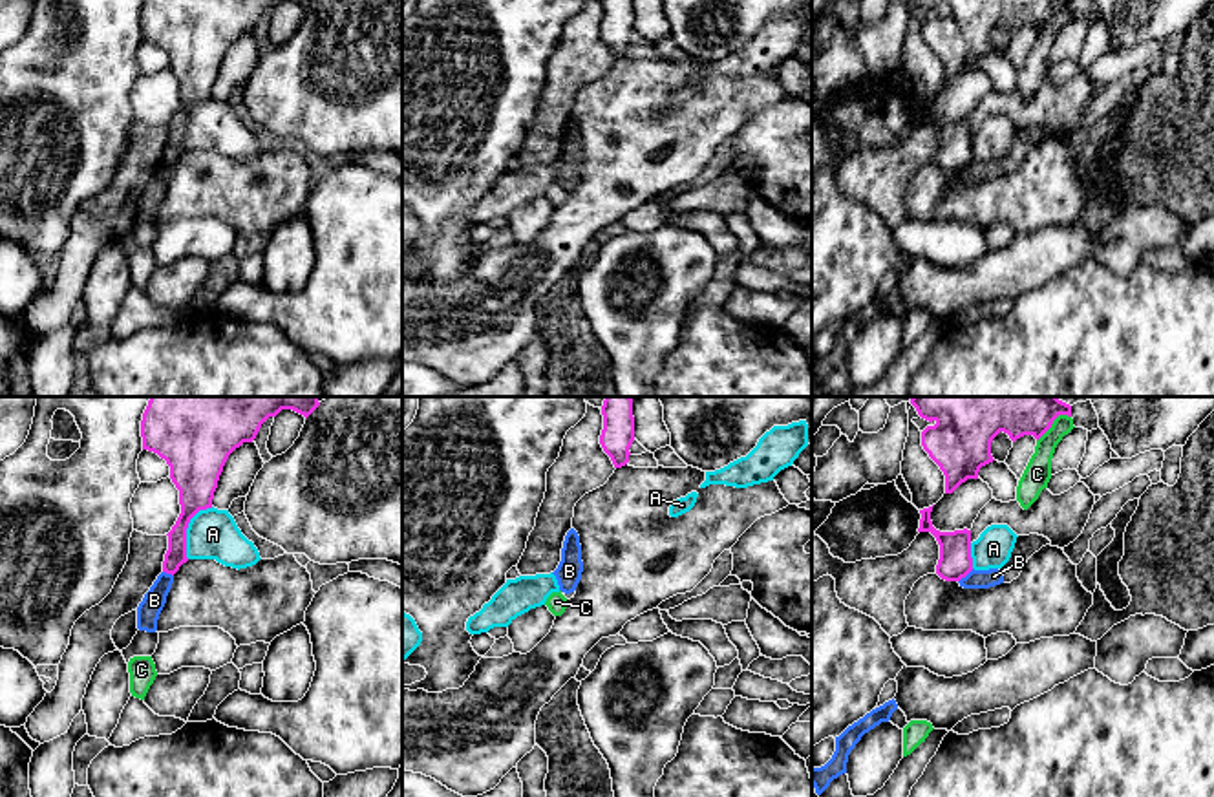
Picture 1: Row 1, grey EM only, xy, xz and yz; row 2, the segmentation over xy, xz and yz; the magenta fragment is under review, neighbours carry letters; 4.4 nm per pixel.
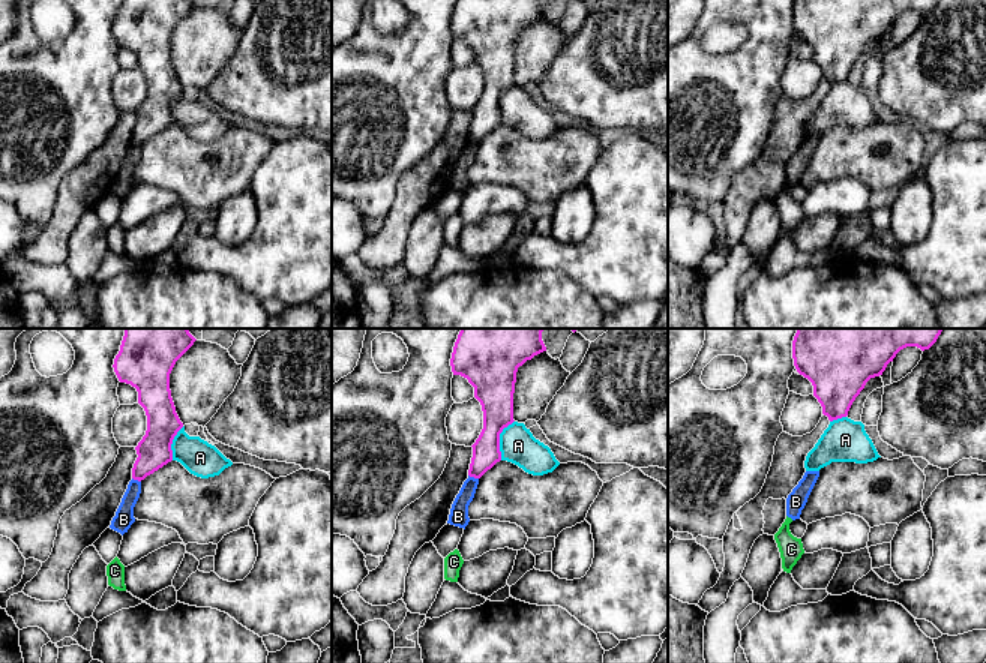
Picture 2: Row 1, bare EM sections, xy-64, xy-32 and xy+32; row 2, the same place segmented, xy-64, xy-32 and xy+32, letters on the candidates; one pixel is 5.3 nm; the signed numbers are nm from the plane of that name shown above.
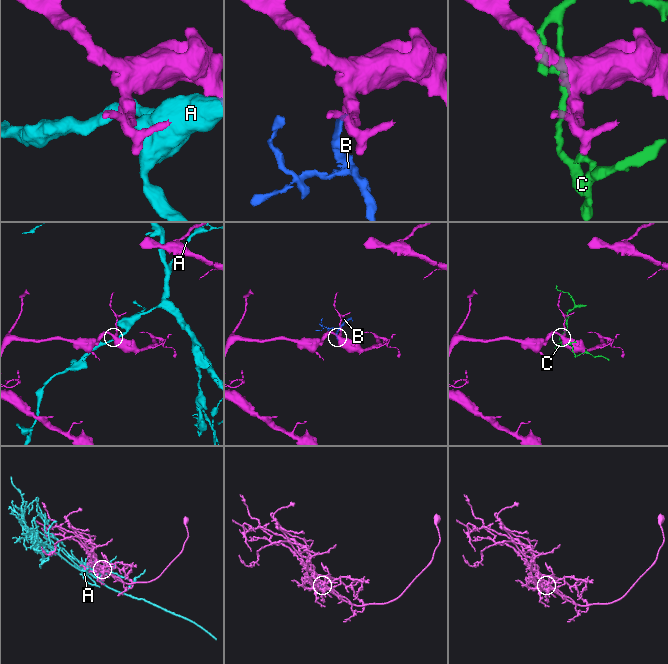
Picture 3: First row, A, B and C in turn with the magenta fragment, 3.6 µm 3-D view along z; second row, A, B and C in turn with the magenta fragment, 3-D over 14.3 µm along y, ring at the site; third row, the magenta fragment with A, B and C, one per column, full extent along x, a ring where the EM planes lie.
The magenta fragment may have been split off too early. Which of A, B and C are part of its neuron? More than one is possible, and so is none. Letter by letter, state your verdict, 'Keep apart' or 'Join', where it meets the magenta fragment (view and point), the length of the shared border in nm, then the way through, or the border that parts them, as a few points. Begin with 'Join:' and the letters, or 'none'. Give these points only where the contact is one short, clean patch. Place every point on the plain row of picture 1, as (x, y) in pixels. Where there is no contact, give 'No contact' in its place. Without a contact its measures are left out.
Join: none
A: Keep apart. Touches magenta at xy (187, 117). Shared border 260 nm
B: Keep apart. Touches magenta at yz (966, 165). Shared border 90 nm. Boundary: yz (973, 159), (958, 172)
C: Keep apart. Touches magenta at yz (1052, 13). Shared border 190 nm

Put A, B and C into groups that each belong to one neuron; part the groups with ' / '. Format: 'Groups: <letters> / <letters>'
Groups: A / B / C

